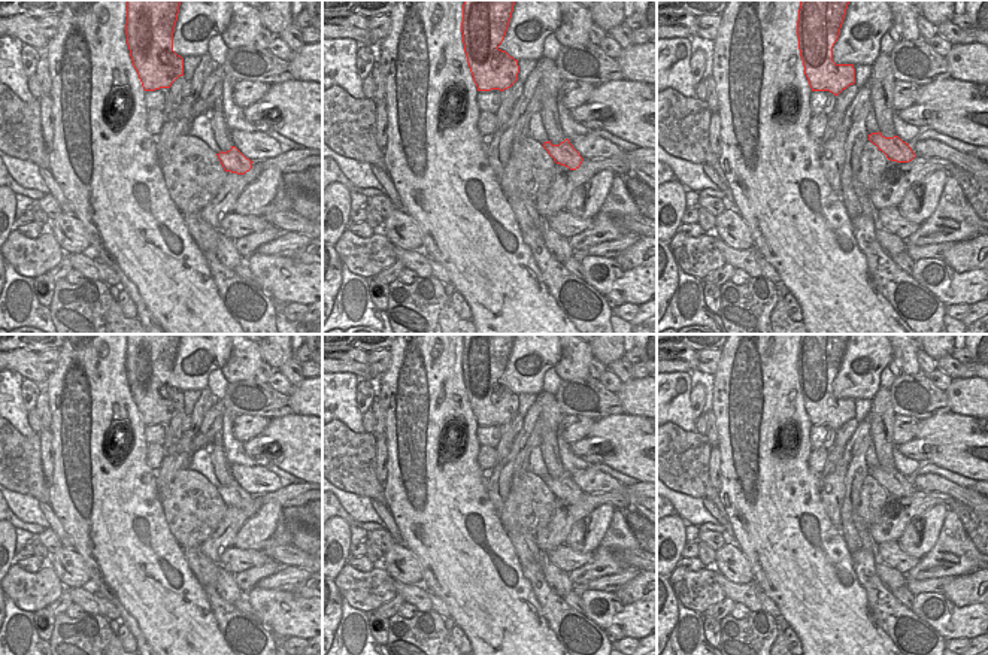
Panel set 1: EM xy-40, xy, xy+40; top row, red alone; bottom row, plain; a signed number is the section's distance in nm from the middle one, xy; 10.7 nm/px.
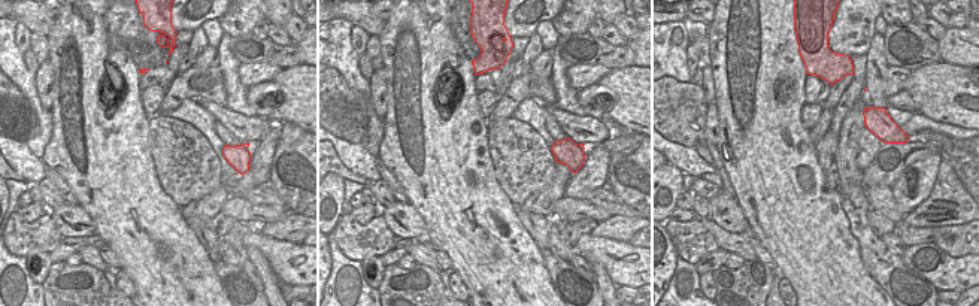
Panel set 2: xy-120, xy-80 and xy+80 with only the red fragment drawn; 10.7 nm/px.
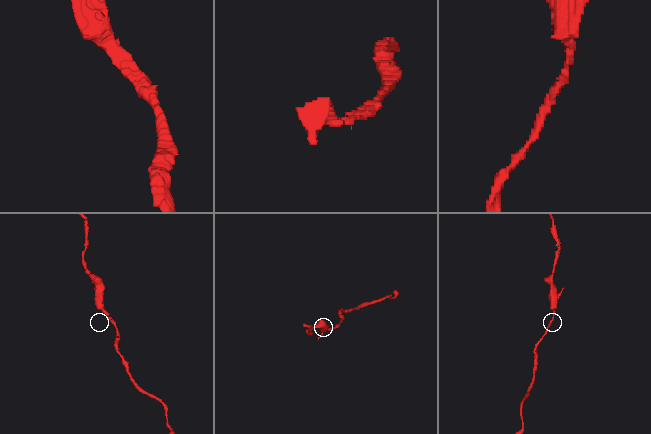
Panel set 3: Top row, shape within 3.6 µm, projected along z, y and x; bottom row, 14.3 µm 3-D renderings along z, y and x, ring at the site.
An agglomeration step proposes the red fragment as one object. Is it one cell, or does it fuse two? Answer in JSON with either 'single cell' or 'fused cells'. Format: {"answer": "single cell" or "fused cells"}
{"answer": "fused cells"}

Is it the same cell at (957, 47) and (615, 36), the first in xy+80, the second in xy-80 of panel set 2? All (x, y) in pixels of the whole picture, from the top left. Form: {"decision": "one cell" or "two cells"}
{"decision": "two cells"}

